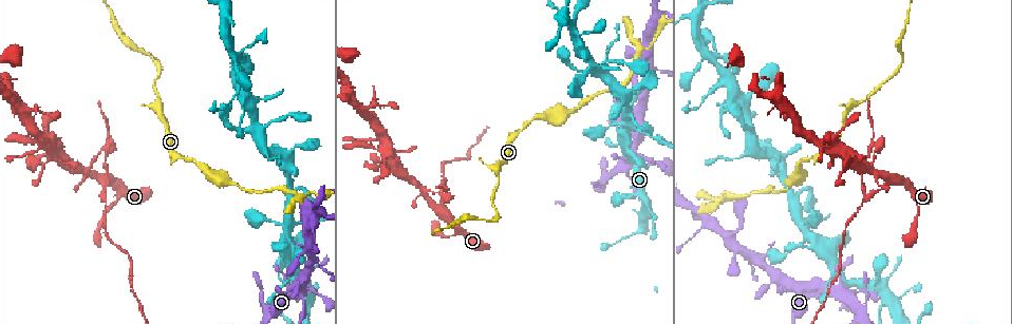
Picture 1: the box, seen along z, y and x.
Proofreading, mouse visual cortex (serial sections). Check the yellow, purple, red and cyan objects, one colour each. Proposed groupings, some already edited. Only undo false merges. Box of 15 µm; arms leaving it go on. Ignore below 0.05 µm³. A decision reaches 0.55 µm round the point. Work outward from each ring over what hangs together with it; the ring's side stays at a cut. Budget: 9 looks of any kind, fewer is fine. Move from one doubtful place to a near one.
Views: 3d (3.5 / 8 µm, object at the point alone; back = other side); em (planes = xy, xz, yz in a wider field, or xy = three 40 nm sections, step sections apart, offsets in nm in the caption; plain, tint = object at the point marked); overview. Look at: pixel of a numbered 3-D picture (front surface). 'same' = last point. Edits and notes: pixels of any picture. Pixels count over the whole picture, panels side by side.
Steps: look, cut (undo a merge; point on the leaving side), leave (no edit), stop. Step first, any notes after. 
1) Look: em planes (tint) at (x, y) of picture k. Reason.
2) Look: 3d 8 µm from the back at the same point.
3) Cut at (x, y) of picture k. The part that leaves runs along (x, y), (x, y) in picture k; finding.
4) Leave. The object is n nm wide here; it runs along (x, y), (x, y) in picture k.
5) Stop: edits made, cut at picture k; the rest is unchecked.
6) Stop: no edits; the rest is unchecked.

Look: 3d 3.5 µm at (301, 298) of picture 1. Thick turns thin.

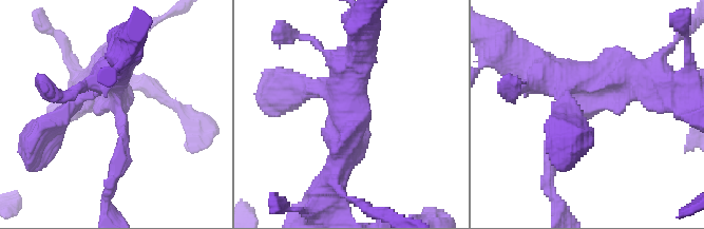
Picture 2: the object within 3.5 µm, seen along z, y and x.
Look: em xy step 5 (tint) at (588, 105) of picture 2. 3 arms meet here; the arms are 150, 200, 450 nm wide; now the EM.

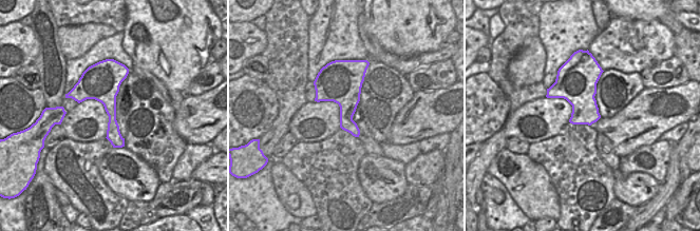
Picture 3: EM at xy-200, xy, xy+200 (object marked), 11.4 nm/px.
Leave. It runs along (97, 83), (117, 90), (120, 161) in picture 2; continuous, no second cell.

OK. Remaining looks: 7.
Look: 3d 3.5 µm at (639, 49) of picture 1. Calibre changes.

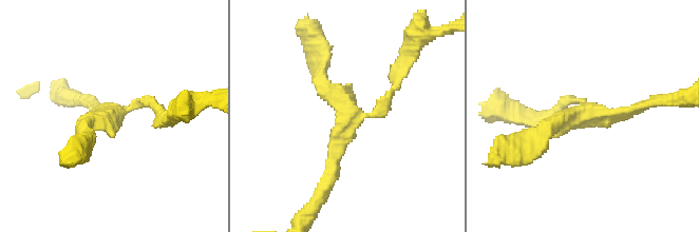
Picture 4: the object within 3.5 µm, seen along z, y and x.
Look: em xy step 2 (tint) at (354, 119) of picture 4. 3 arms meet here; the arms are 150, 200, 250 nm wide.

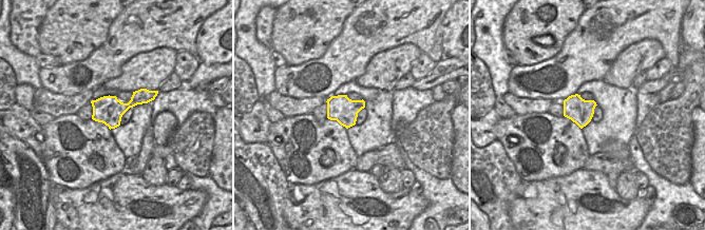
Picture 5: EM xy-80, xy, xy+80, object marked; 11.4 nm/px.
Leave. The object is 300 nm wide here; it runs along (647, 102), (559, 118), (536, 137) in picture 4; all the same cell.

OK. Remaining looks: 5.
Look: 3d 3.5 µm at (661, 14) of picture 1. Abrupt turn.

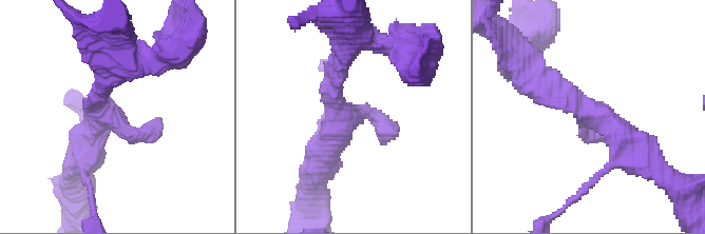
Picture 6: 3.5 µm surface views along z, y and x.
Look: em xy step 5 (tint) at (347, 116) of picture 6. 3 arms meet here; the arms are 200, 250, 450 nm wide; now the EM.

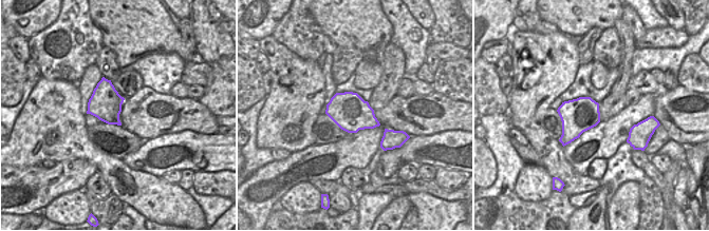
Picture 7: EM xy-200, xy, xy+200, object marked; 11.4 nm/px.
Leave. It runs along (321, 160), (357, 112), (380, 119), (380, 143) in picture 6; one cell here.

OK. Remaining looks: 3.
Look: 3d 3.5 µm at (607, 182) of picture 1. Four-way junction.

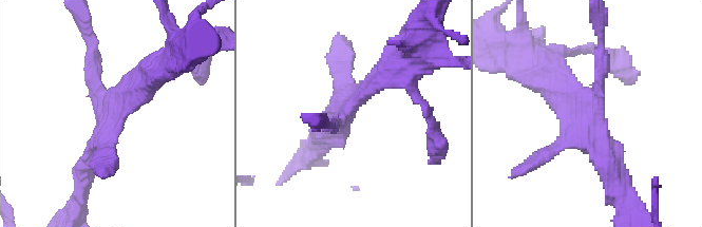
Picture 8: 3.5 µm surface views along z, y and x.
Leave. It runs along (544, 70), (587, 105), (614, 164) in picture 8; all the same cell.

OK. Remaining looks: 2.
Stop: no edits; the rest is unchecked.

